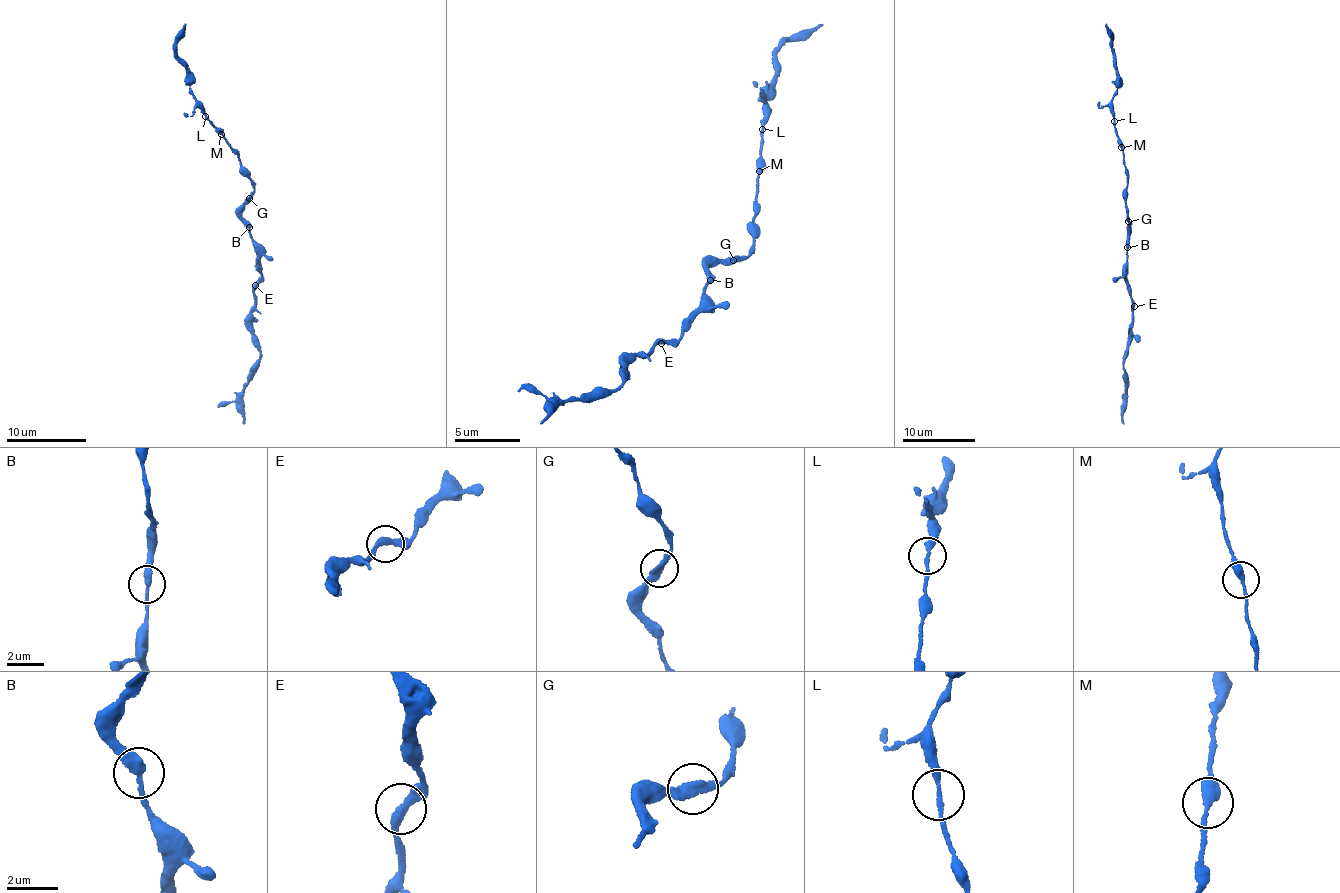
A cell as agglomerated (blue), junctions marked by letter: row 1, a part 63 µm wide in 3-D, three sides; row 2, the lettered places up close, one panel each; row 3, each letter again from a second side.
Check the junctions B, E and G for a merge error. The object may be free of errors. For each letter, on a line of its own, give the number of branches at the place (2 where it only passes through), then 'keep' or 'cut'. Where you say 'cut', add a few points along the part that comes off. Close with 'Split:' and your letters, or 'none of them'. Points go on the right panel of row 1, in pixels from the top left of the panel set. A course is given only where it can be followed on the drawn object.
B: 2 branches meet; keep
E: 2 branches meet; keep
G: 2 branches meet; keep
Split: none of them

